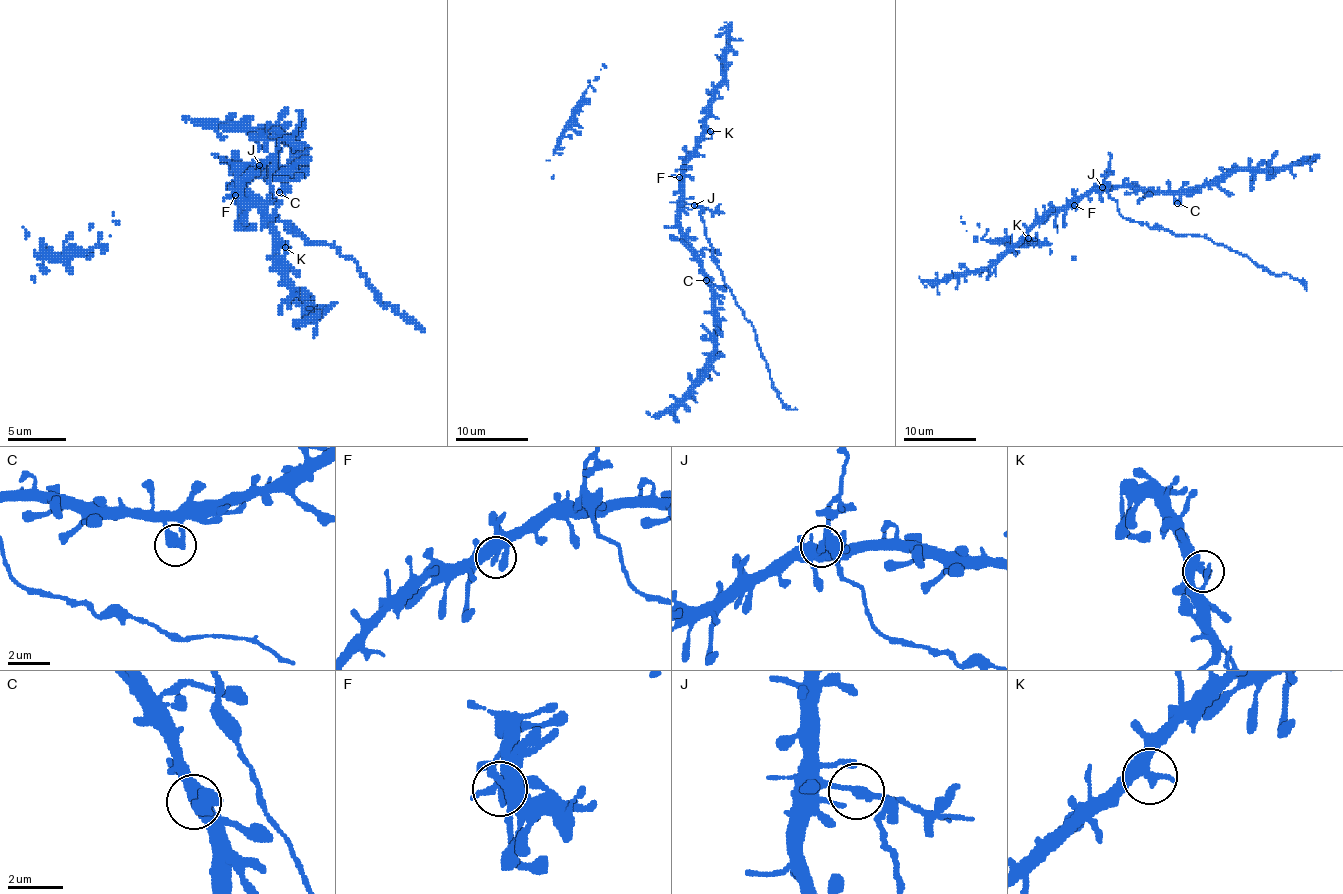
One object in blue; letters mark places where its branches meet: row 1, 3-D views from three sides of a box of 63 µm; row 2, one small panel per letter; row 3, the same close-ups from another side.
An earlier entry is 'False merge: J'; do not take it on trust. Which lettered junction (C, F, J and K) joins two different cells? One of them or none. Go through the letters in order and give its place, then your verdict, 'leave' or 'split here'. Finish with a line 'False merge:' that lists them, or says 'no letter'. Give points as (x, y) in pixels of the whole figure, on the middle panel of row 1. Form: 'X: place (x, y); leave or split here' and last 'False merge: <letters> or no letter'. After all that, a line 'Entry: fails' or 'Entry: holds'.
C: place (706, 280); leave
F: place (679, 177); leave
J: place (694, 205); split here
K: place (710, 131); leave
False merge: J
Entry: holds

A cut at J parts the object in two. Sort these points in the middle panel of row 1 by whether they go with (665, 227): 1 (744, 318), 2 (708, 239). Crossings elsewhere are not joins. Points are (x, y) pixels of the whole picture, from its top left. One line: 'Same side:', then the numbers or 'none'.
Same side: none

